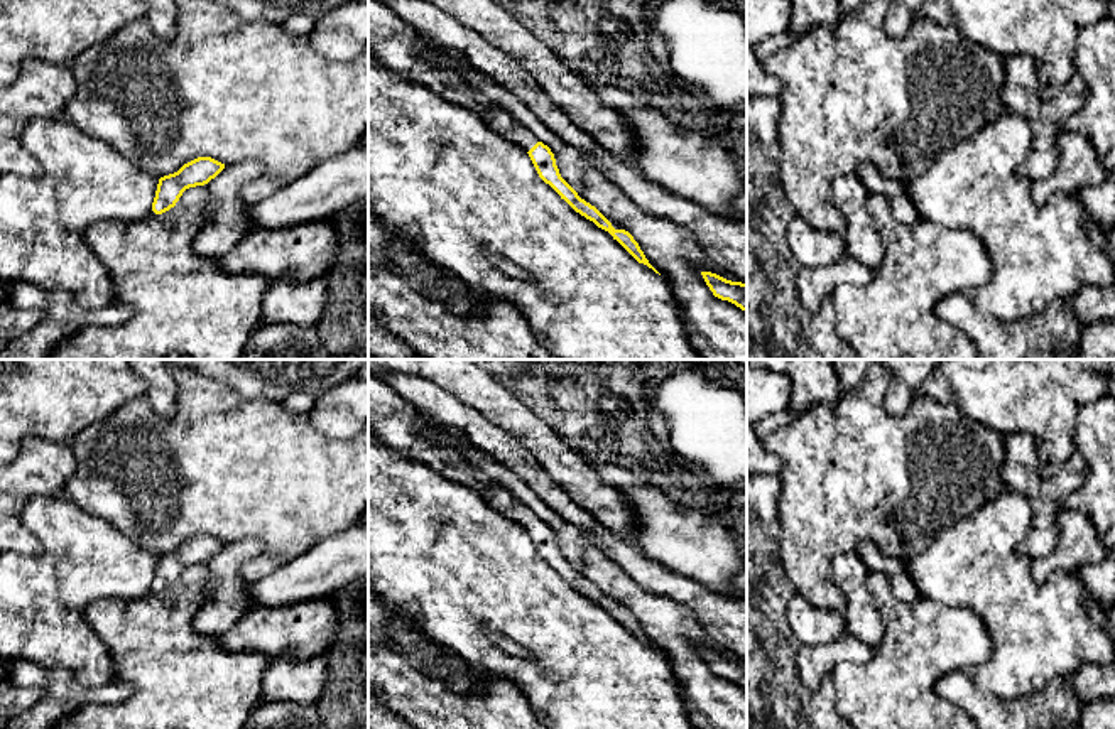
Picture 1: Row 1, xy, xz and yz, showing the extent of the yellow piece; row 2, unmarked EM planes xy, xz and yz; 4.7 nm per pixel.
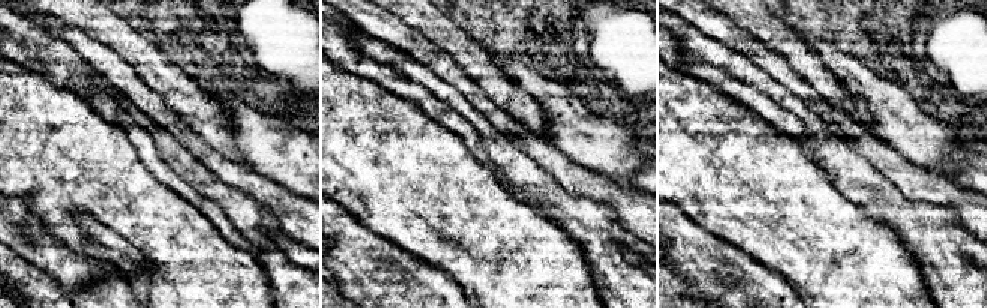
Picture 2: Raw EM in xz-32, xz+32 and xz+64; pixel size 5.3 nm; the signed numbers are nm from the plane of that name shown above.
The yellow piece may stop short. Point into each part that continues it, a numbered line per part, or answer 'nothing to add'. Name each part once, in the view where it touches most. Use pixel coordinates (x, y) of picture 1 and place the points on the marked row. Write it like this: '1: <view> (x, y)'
1: xz (396, 44)

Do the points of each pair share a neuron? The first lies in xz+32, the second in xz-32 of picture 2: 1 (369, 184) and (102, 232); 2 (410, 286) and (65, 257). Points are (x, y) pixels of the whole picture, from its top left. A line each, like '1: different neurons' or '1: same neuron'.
1: different neurons
2: different neurons

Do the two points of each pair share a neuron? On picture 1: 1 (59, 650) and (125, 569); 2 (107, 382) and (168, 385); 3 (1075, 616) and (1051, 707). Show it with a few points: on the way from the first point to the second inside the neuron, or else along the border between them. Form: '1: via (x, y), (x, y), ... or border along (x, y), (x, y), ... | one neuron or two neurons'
1: via (58, 621), (58, 604), (97, 569) | one neuron
2: border along (139, 377), (147, 385), (147, 395) | two neurons
3: border along (1046, 687), (1039, 694) | two neurons

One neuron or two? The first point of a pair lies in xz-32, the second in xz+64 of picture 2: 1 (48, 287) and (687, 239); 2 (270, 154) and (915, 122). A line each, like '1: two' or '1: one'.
1: one
2: one

